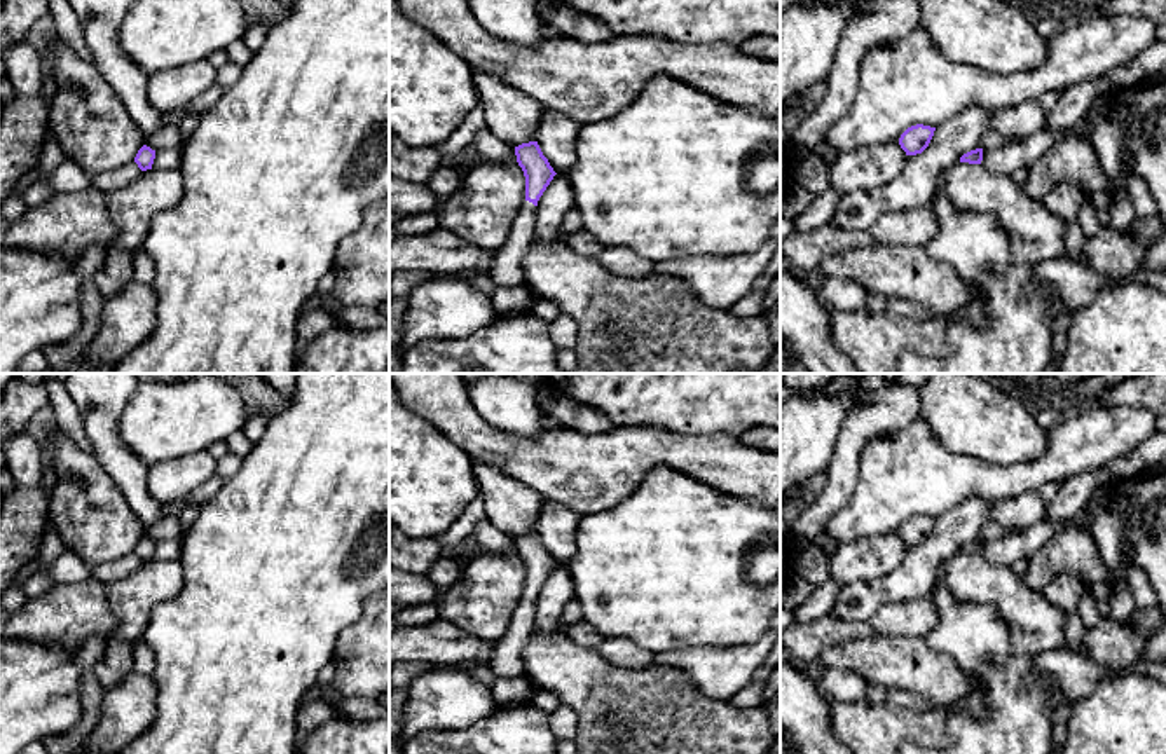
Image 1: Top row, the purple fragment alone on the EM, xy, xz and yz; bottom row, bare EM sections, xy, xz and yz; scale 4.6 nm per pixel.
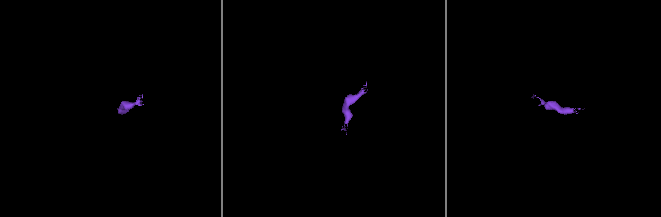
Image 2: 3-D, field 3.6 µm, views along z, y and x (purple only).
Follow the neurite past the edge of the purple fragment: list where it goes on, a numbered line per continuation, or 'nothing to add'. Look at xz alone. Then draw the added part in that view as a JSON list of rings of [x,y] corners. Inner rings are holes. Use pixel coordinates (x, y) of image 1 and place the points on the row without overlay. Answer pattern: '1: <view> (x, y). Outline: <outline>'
1: xz (507, 662). Outline: [[[524,592],[506,634],[496,641],[496,653],[489,665],[497,677],[525,675],[522,649],[534,632],[534,604],[536,597]]]

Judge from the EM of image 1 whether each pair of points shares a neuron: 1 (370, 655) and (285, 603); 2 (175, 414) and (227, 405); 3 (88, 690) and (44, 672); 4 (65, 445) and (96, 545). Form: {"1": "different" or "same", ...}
{"1": "different", "2": "same", "3": "different", "4": "same"}

